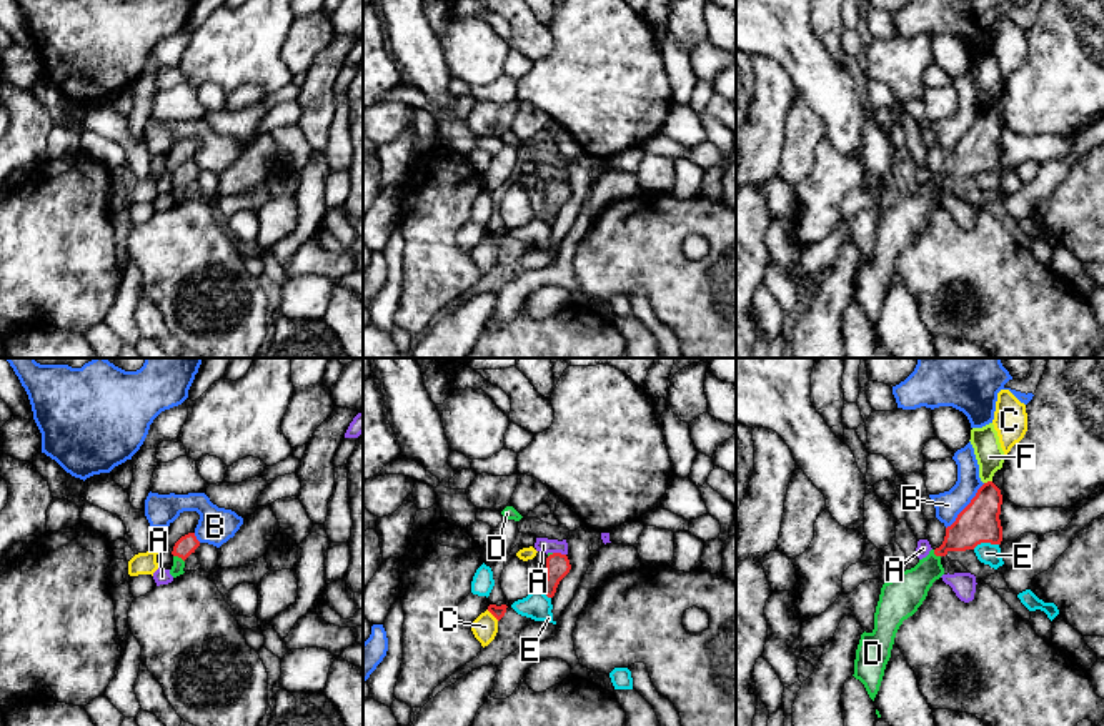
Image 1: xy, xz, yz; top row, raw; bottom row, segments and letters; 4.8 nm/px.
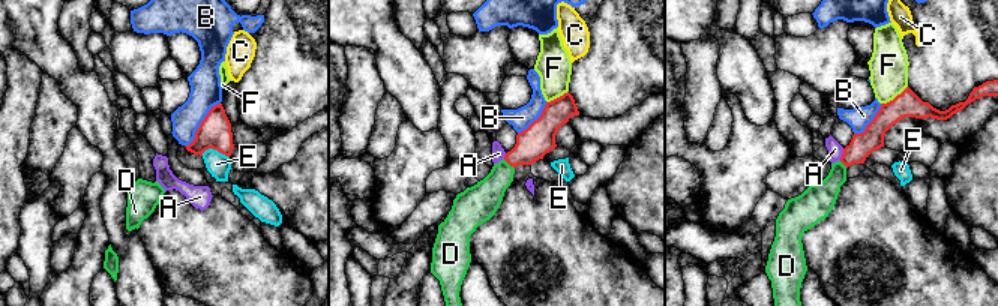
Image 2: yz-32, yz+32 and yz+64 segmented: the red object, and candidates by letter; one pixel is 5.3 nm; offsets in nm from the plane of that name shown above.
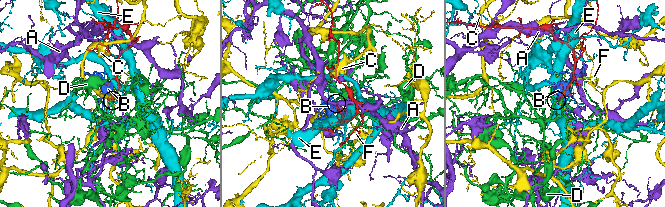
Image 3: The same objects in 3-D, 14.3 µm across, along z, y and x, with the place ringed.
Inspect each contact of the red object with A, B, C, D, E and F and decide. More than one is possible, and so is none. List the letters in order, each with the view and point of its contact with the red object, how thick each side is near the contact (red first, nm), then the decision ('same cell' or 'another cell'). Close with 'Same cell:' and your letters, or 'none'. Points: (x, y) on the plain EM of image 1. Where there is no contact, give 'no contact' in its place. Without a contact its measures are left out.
A: xz (560, 180) | 110/80 nm | another cell
B: yz (966, 134) | 190/130 nm | another cell
C: xz (493, 242) | 60/120 nm | another cell
D: xy (179, 183) | 90/60 nm | same cell
E: yz (984, 169) | 190/100 nm | another cell
F: yz (988, 109) | 190/140 nm | another cell
Same cell: D

